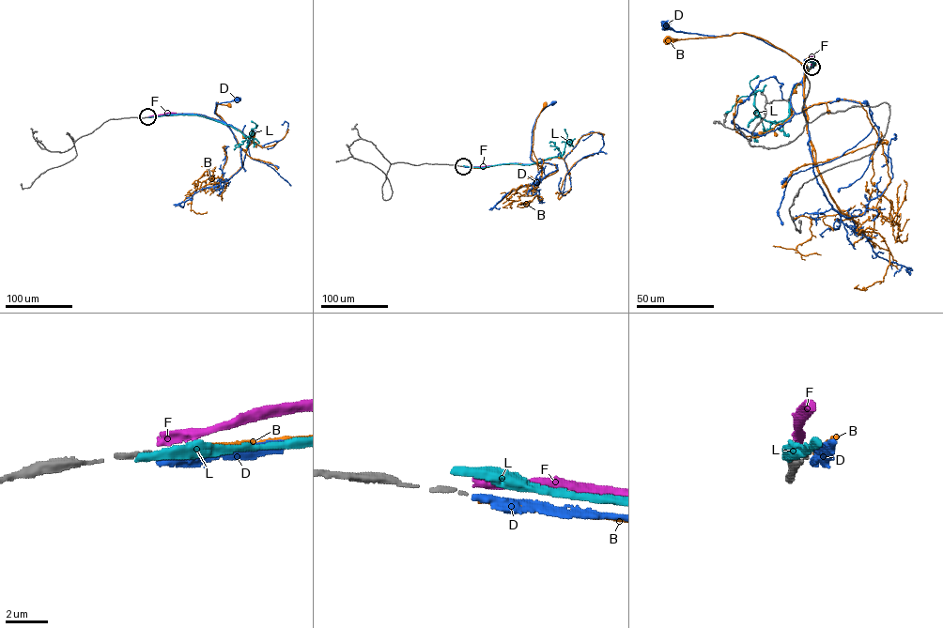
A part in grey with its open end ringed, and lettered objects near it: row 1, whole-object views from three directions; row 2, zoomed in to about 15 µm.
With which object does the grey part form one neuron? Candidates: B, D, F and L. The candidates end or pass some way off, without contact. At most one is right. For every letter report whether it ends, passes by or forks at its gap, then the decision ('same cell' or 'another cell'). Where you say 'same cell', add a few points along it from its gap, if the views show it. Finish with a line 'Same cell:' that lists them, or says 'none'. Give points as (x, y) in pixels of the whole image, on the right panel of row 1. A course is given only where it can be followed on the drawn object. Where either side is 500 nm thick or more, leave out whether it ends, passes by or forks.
B: it ends; another cell
D: it ends; another cell
F: it ends; another cell
L: another cell
Same cell: none

